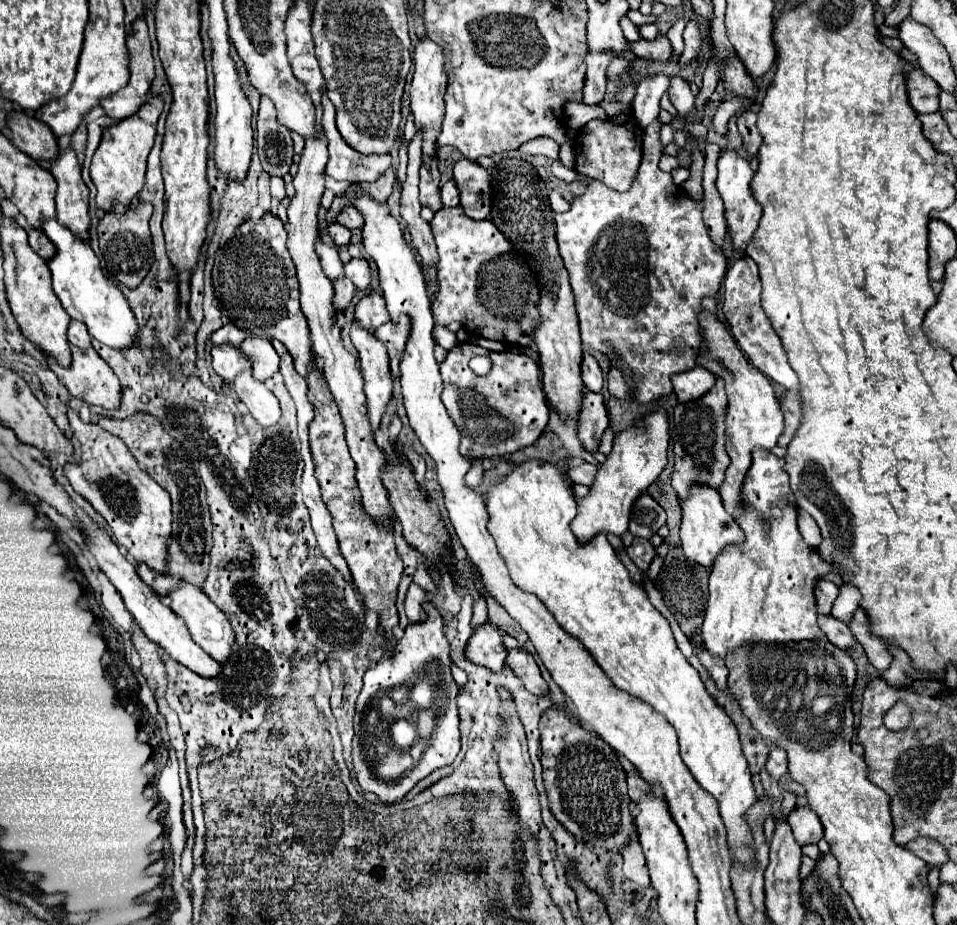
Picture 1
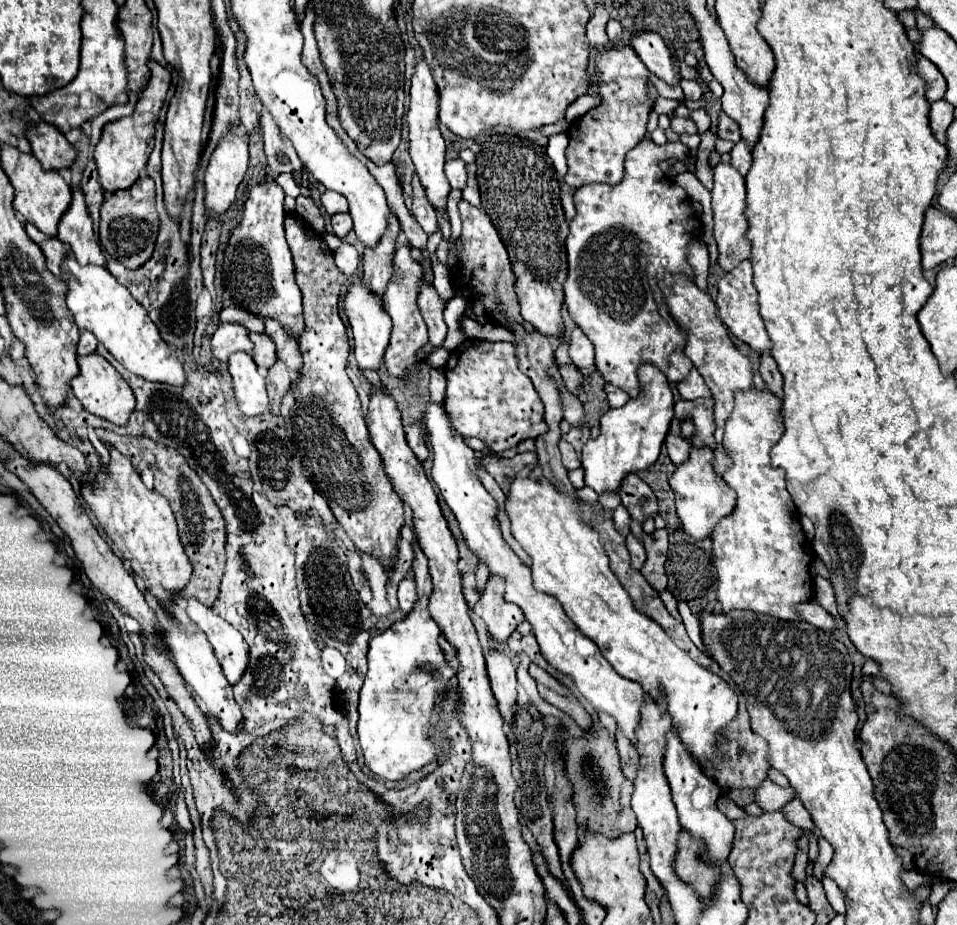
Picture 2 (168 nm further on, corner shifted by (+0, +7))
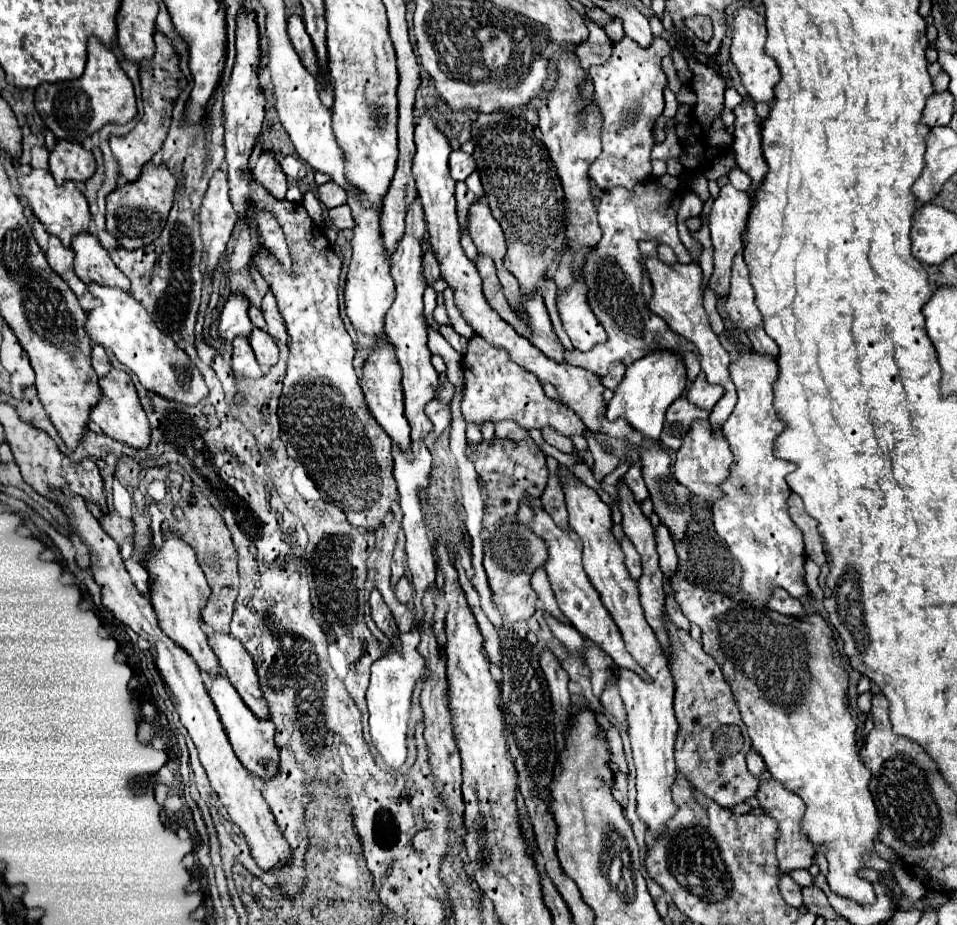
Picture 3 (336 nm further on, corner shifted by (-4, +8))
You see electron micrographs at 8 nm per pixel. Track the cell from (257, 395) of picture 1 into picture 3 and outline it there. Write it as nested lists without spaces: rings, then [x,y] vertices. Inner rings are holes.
[[[240,335],[240,339],[234,339],[234,357],[232,357],[232,369],[236,371],[238,377],[248,375],[252,379],[262,377],[260,365],[256,363],[254,351],[248,343],[248,339],[244,339],[244,335]]]

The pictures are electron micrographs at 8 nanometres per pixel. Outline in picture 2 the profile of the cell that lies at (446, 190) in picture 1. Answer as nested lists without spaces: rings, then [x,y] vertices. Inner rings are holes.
[[[460,158],[446,162],[446,176],[448,176],[448,182],[450,182],[452,190],[464,190],[464,184],[466,184],[466,164]]]

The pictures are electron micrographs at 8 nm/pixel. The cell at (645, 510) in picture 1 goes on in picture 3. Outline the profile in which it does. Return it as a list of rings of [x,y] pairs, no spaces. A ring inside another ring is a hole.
[[[632,465],[632,467],[628,469],[628,473],[624,475],[624,481],[626,481],[628,487],[632,489],[632,493],[634,493],[634,497],[636,497],[638,503],[648,497],[648,489],[646,489],[646,485],[644,485],[644,479],[642,479],[642,473],[640,473],[640,465]]]

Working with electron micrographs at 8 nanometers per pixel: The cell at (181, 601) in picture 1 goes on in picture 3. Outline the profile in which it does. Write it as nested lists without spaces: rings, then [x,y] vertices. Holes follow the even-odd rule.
[[[212,633],[208,637],[210,647],[214,655],[218,657],[220,667],[224,669],[228,681],[234,685],[238,691],[240,699],[248,705],[248,709],[258,717],[258,719],[270,719],[270,709],[268,703],[260,691],[258,685],[258,673],[254,667],[254,661],[250,653],[242,647],[242,643],[226,633]]]

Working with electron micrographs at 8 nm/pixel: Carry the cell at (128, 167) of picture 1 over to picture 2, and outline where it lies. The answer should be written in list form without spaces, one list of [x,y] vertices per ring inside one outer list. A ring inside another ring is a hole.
[[[150,60],[148,66],[150,66],[150,72],[152,72],[152,78],[150,78],[146,90],[140,94],[140,100],[138,100],[134,112],[126,118],[108,122],[102,130],[102,136],[96,144],[96,148],[94,148],[94,160],[96,160],[96,166],[98,166],[98,180],[100,180],[102,188],[106,192],[116,192],[116,190],[130,188],[138,180],[138,176],[144,170],[144,166],[148,162],[148,156],[152,152],[154,124],[156,124],[158,112],[164,104],[166,92],[170,88],[170,72],[166,68],[162,68],[160,64],[156,64],[154,60]]]

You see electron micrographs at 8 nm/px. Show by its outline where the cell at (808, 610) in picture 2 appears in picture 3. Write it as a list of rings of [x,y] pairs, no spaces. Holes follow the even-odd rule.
[[[784,589],[772,591],[772,595],[768,597],[766,607],[772,609],[772,611],[778,611],[782,615],[792,615],[792,617],[798,617],[798,615],[804,613],[802,603],[798,599],[794,599],[794,597],[786,597],[786,591]]]

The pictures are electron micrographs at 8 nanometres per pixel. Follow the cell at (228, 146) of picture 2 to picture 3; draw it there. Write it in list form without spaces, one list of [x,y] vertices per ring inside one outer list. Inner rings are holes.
[[[216,171],[200,207],[202,251],[206,253],[206,271],[212,273],[236,225],[236,211],[228,199],[226,173]]]

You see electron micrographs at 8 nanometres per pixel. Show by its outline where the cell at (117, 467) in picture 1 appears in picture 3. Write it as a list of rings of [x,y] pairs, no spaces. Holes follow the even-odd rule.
[[[170,533],[164,535],[164,547],[162,551],[154,551],[154,555],[148,555],[146,569],[152,577],[152,595],[150,601],[154,605],[158,623],[162,631],[184,651],[196,661],[200,671],[208,675],[222,675],[222,669],[218,665],[216,655],[212,653],[208,645],[208,635],[202,629],[202,615],[200,611],[204,609],[204,603],[210,597],[210,587],[204,579],[204,573],[200,565],[196,563],[196,553],[190,545],[186,545],[178,535]]]

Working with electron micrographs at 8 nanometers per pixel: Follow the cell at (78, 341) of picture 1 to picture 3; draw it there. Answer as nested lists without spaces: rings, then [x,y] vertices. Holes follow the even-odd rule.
[[[96,345],[92,349],[92,367],[100,377],[108,375],[108,369],[112,369],[112,363],[110,363],[110,359],[108,359],[108,355],[106,355],[102,345]]]

